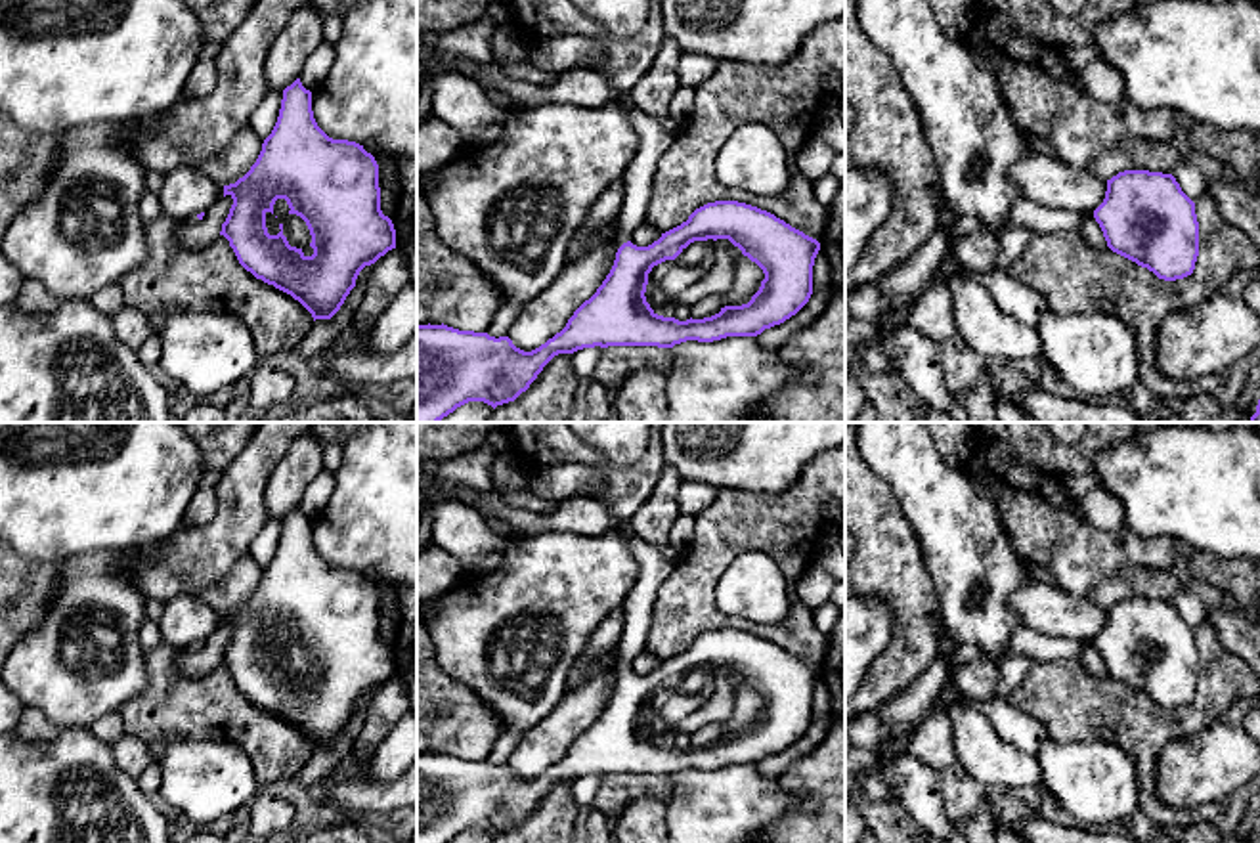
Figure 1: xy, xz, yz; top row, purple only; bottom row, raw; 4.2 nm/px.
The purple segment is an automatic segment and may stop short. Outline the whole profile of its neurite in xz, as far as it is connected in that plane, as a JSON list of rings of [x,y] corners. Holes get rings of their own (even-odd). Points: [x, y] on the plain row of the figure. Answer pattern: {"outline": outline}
{"outline": [[[631,535],[631,551],[639,564],[639,577],[623,600],[623,633],[616,648],[618,681],[602,713],[574,740],[560,761],[532,780],[516,776],[509,765],[495,767],[488,761],[459,759],[444,751],[417,753],[417,843],[449,843],[468,830],[484,830],[493,837],[514,830],[558,782],[574,782],[595,774],[673,776],[686,768],[713,770],[727,765],[757,765],[765,757],[784,751],[809,730],[813,694],[820,671],[757,635],[738,629],[707,631],[648,675],[637,675],[629,669],[631,661],[646,652],[658,591],[673,573],[681,554],[671,545],[654,547],[635,535]],[[707,667],[728,667],[744,684],[755,690],[765,702],[759,719],[748,732],[725,734],[719,742],[704,747],[679,749],[658,744],[644,724],[648,702],[654,694],[675,688],[690,671]]]}

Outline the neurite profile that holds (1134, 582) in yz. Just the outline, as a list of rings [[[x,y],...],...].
[[[1126,566],[1115,575],[1101,579],[1086,598],[1099,608],[1111,608],[1124,598],[1174,602],[1182,589],[1182,583],[1170,570]]]

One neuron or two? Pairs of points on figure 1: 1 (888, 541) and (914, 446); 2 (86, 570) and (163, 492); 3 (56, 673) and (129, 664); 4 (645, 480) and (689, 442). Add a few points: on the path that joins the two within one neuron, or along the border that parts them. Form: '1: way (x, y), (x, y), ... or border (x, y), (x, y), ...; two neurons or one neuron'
1: border (870, 467), (890, 486), (920, 541); two neurons
2: border (150, 543), (138, 549), (85, 551), (62, 562); two neurons
3: way (73, 668), (79, 664), (111, 664); one neuron
4: border (660, 442), (666, 465); two neurons

